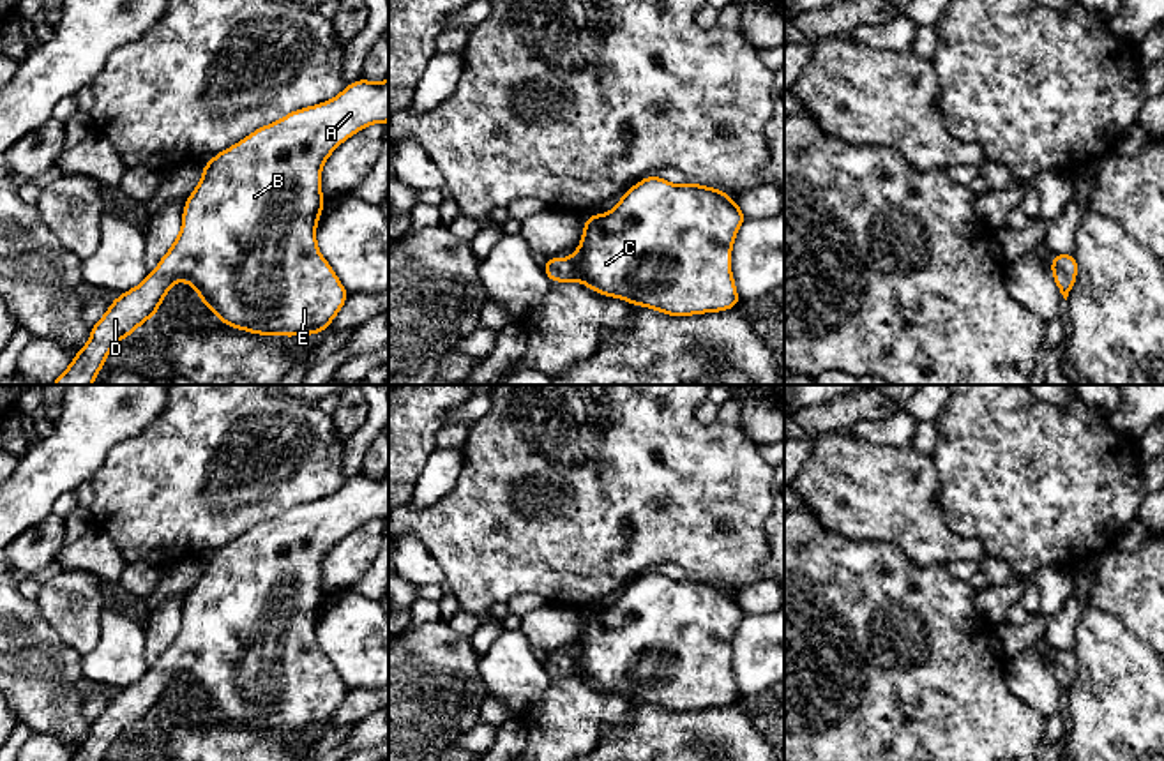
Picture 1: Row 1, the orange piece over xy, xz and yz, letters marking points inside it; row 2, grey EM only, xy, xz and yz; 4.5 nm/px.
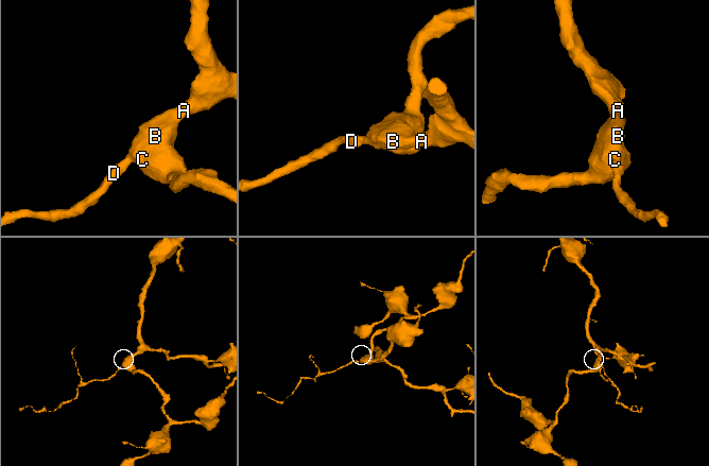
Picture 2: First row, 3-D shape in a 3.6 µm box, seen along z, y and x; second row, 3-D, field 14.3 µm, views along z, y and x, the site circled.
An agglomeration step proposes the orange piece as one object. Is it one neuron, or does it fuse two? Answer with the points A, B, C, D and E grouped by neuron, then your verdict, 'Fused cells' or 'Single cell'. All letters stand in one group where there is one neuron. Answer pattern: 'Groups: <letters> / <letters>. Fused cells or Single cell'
Groups: A B C D E. Single cell

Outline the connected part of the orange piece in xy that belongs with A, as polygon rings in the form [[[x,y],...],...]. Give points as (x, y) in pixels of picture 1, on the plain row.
[[[366,473],[309,503],[288,509],[263,521],[205,558],[198,583],[189,590],[182,625],[155,666],[136,683],[120,689],[104,712],[92,722],[88,738],[74,750],[71,761],[104,761],[115,740],[154,713],[166,689],[177,676],[193,682],[201,697],[228,722],[258,731],[313,731],[329,724],[348,694],[348,687],[334,669],[316,639],[316,620],[325,602],[321,563],[330,549],[348,533],[371,519],[389,517],[389,473],[380,478]]]

